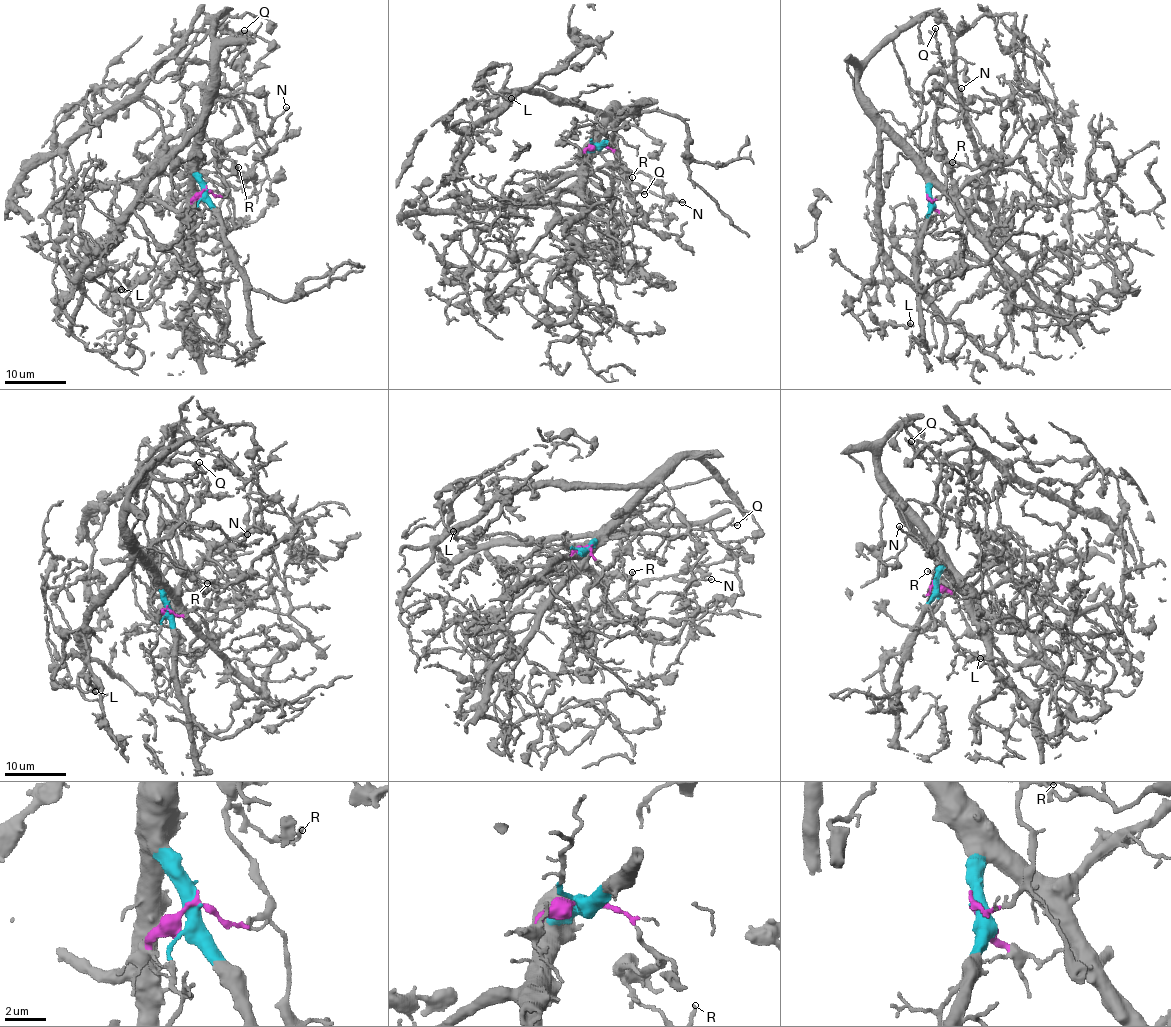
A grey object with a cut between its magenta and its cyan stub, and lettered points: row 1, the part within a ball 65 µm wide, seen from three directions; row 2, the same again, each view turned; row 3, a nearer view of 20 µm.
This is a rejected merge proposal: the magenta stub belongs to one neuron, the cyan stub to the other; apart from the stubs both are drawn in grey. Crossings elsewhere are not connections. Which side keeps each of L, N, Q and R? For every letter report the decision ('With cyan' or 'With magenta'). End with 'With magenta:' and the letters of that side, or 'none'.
L: With cyan
N: With magenta
Q: With magenta
R: With magenta
With magenta: N, Q, R

